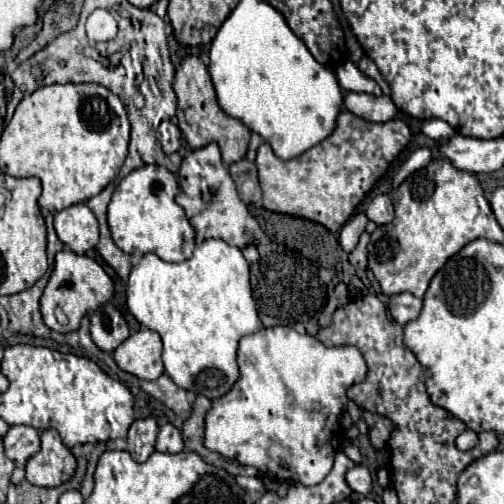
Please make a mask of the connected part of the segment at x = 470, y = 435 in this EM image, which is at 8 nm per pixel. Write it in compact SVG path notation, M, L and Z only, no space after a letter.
M465 429L465 431L457 437L455 443L457 443L457 449L463 449L463 451L473 449L473 447L477 445L477 433L471 431L471 429Z

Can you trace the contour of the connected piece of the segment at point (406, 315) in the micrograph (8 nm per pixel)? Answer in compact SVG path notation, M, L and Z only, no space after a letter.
M399 293L399 295L393 295L389 299L389 311L391 311L391 317L399 323L399 325L405 325L409 321L413 321L419 311L421 311L421 299L417 299L415 295L411 293Z

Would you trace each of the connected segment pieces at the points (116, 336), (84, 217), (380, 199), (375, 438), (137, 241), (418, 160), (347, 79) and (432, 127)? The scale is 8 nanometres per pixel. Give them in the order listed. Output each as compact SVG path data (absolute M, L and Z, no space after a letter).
M111 303L93 311L91 337L93 337L95 345L105 353L113 353L129 337L127 321Z
M75 203L55 213L55 231L61 243L79 255L85 255L99 241L97 219L85 203Z
M377 195L369 205L367 205L367 217L377 223L377 225L385 225L393 219L393 205L391 199L387 195Z
M363 411L363 419L369 425L369 441L371 441L373 449L381 449L389 439L393 423L389 419L385 419L377 413L369 413L369 411Z
M143 165L129 173L113 191L109 201L109 229L115 245L133 255L143 257L145 253L155 253L163 261L183 261L183 209L175 203L179 185L173 173L159 165Z
M417 147L417 149L407 157L407 161L399 167L399 171L393 175L393 179L391 179L391 189L395 189L395 187L397 187L403 179L407 179L413 171L425 167L429 161L431 161L431 149L429 149L429 147Z
M347 61L343 65L339 65L339 69L335 71L337 75L337 81L339 85L345 89L345 91L355 91L355 93L371 93L371 95L381 95L381 89L379 85L367 77L363 71L357 69L357 65L353 61Z
M427 119L423 121L423 129L421 129L425 135L433 137L433 139L439 139L439 141L447 141L451 135L455 135L455 131L441 119Z

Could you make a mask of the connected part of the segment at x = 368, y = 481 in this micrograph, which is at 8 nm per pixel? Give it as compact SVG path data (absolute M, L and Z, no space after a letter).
M355 465L353 469L349 469L347 475L345 475L345 479L347 479L349 487L351 487L355 493L359 493L359 495L367 495L367 493L371 491L371 487L373 487L371 473L369 473L369 469L363 467L363 465Z

